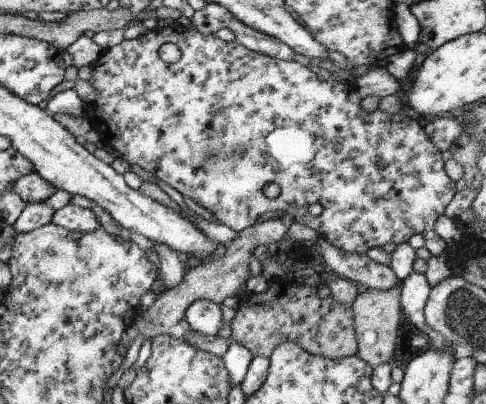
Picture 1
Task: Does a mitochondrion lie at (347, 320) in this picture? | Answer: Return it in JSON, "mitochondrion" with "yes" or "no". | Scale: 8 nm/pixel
{"mitochondrion":"no"}

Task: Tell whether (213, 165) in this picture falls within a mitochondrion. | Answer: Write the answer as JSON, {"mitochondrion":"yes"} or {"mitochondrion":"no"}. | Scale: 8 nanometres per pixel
{"mitochondrion":"yes"}

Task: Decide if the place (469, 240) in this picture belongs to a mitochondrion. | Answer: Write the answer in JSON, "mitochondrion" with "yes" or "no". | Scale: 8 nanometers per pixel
{"mitochondrion":"no"}

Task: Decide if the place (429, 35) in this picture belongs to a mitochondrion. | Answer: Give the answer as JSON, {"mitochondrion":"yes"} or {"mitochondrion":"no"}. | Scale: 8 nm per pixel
{"mitochondrion":"no"}

